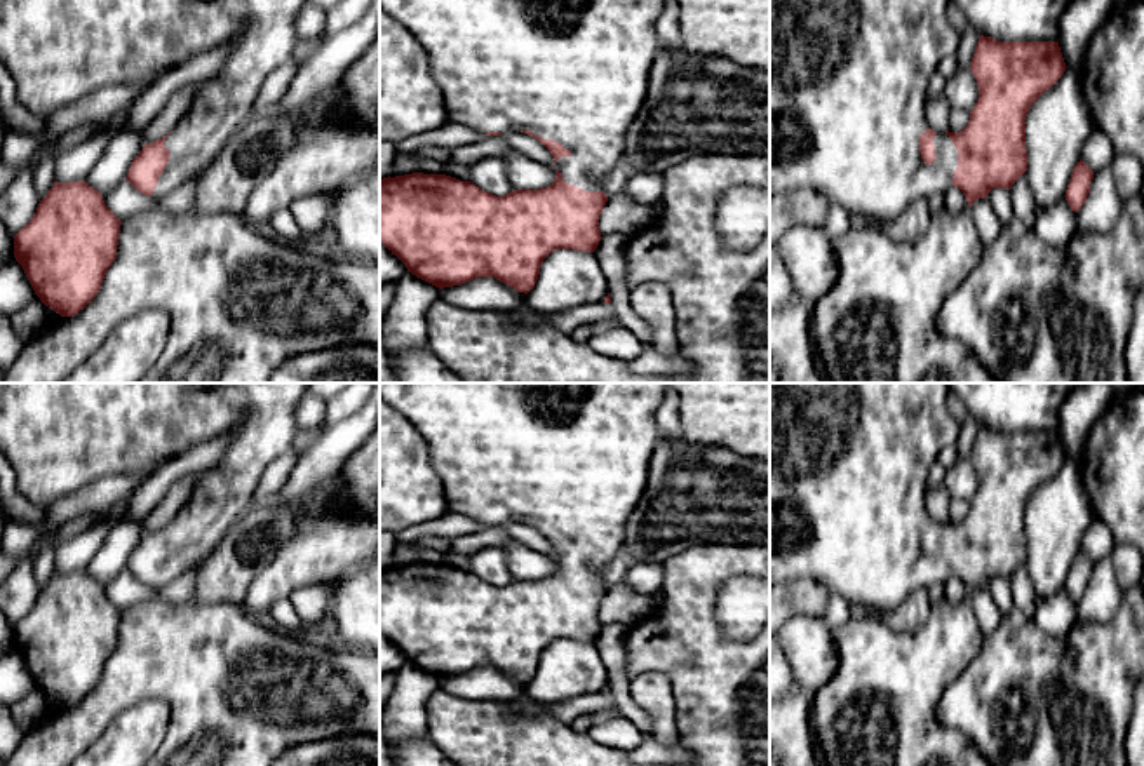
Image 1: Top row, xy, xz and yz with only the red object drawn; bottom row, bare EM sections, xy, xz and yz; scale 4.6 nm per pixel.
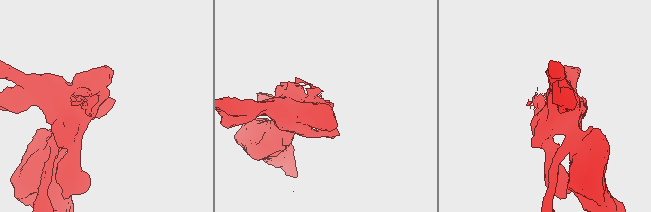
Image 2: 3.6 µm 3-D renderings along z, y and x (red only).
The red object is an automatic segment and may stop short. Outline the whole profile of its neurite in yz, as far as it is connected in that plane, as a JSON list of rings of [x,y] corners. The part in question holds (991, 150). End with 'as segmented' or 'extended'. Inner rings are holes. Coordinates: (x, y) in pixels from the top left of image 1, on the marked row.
[[[770,0],[770,193],[813,188],[831,202],[839,204],[848,214],[862,214],[871,223],[888,226],[916,200],[928,200],[935,193],[945,193],[951,186],[963,192],[968,207],[986,198],[993,188],[1006,188],[1027,171],[1026,117],[1033,103],[1046,92],[1066,71],[1059,42],[998,42],[979,37],[970,70],[979,85],[979,99],[970,111],[968,125],[959,132],[937,134],[926,122],[928,85],[945,56],[952,56],[961,42],[958,31],[947,19],[949,0]]]; extended

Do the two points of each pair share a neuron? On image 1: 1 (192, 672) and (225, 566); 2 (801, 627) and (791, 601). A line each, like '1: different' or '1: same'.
1: different
2: different

